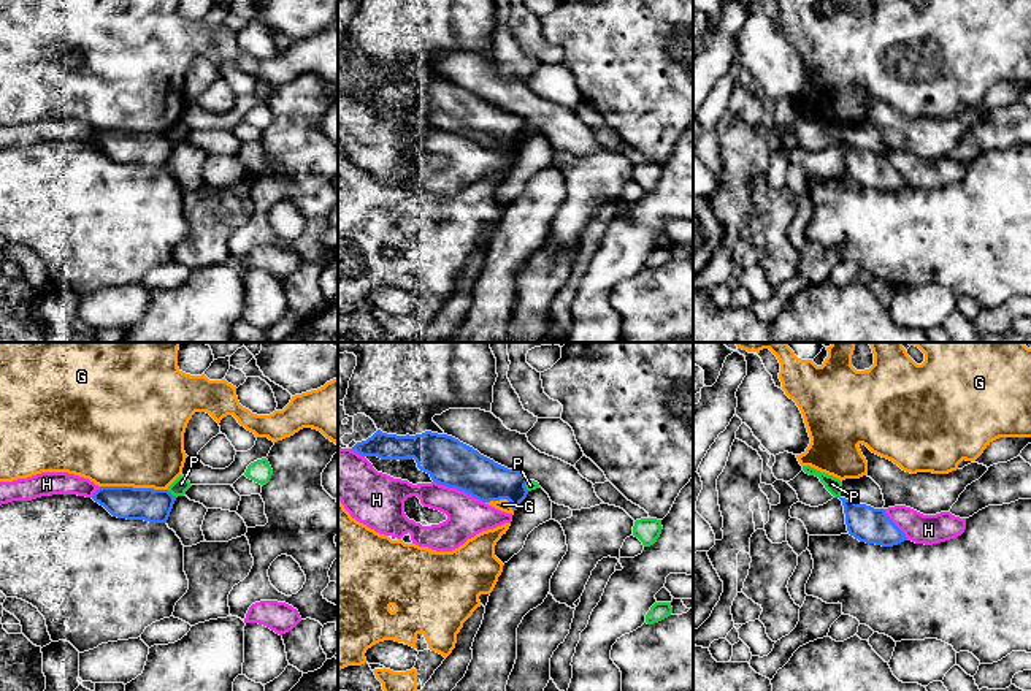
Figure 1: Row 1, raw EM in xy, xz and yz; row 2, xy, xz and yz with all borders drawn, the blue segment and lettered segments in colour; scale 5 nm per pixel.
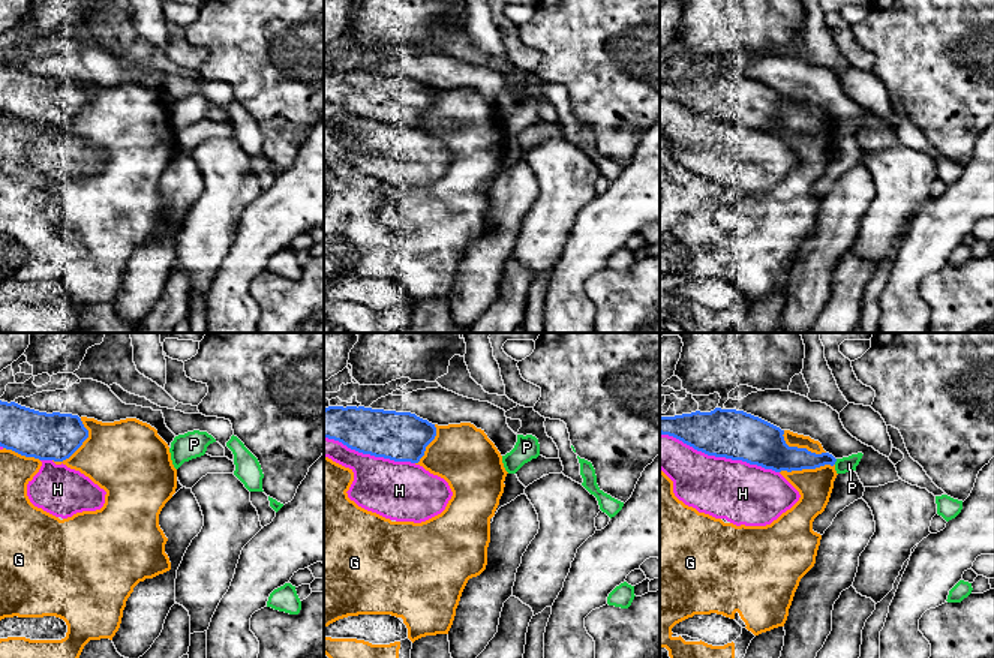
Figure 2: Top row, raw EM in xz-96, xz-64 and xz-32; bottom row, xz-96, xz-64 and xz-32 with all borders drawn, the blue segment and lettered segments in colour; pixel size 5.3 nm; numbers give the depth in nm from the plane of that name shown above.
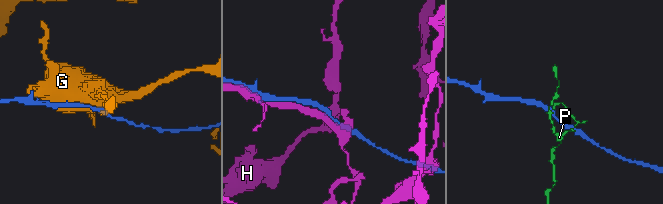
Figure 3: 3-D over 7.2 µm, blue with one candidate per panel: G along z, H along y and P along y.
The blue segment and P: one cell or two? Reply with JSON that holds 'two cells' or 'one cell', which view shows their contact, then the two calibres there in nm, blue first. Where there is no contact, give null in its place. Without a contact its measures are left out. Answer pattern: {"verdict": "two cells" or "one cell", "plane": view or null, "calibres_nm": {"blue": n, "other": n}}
{"verdict": "two cells", "plane": "xy", "calibres_nm": {"blue": 170, "other": 80}}

